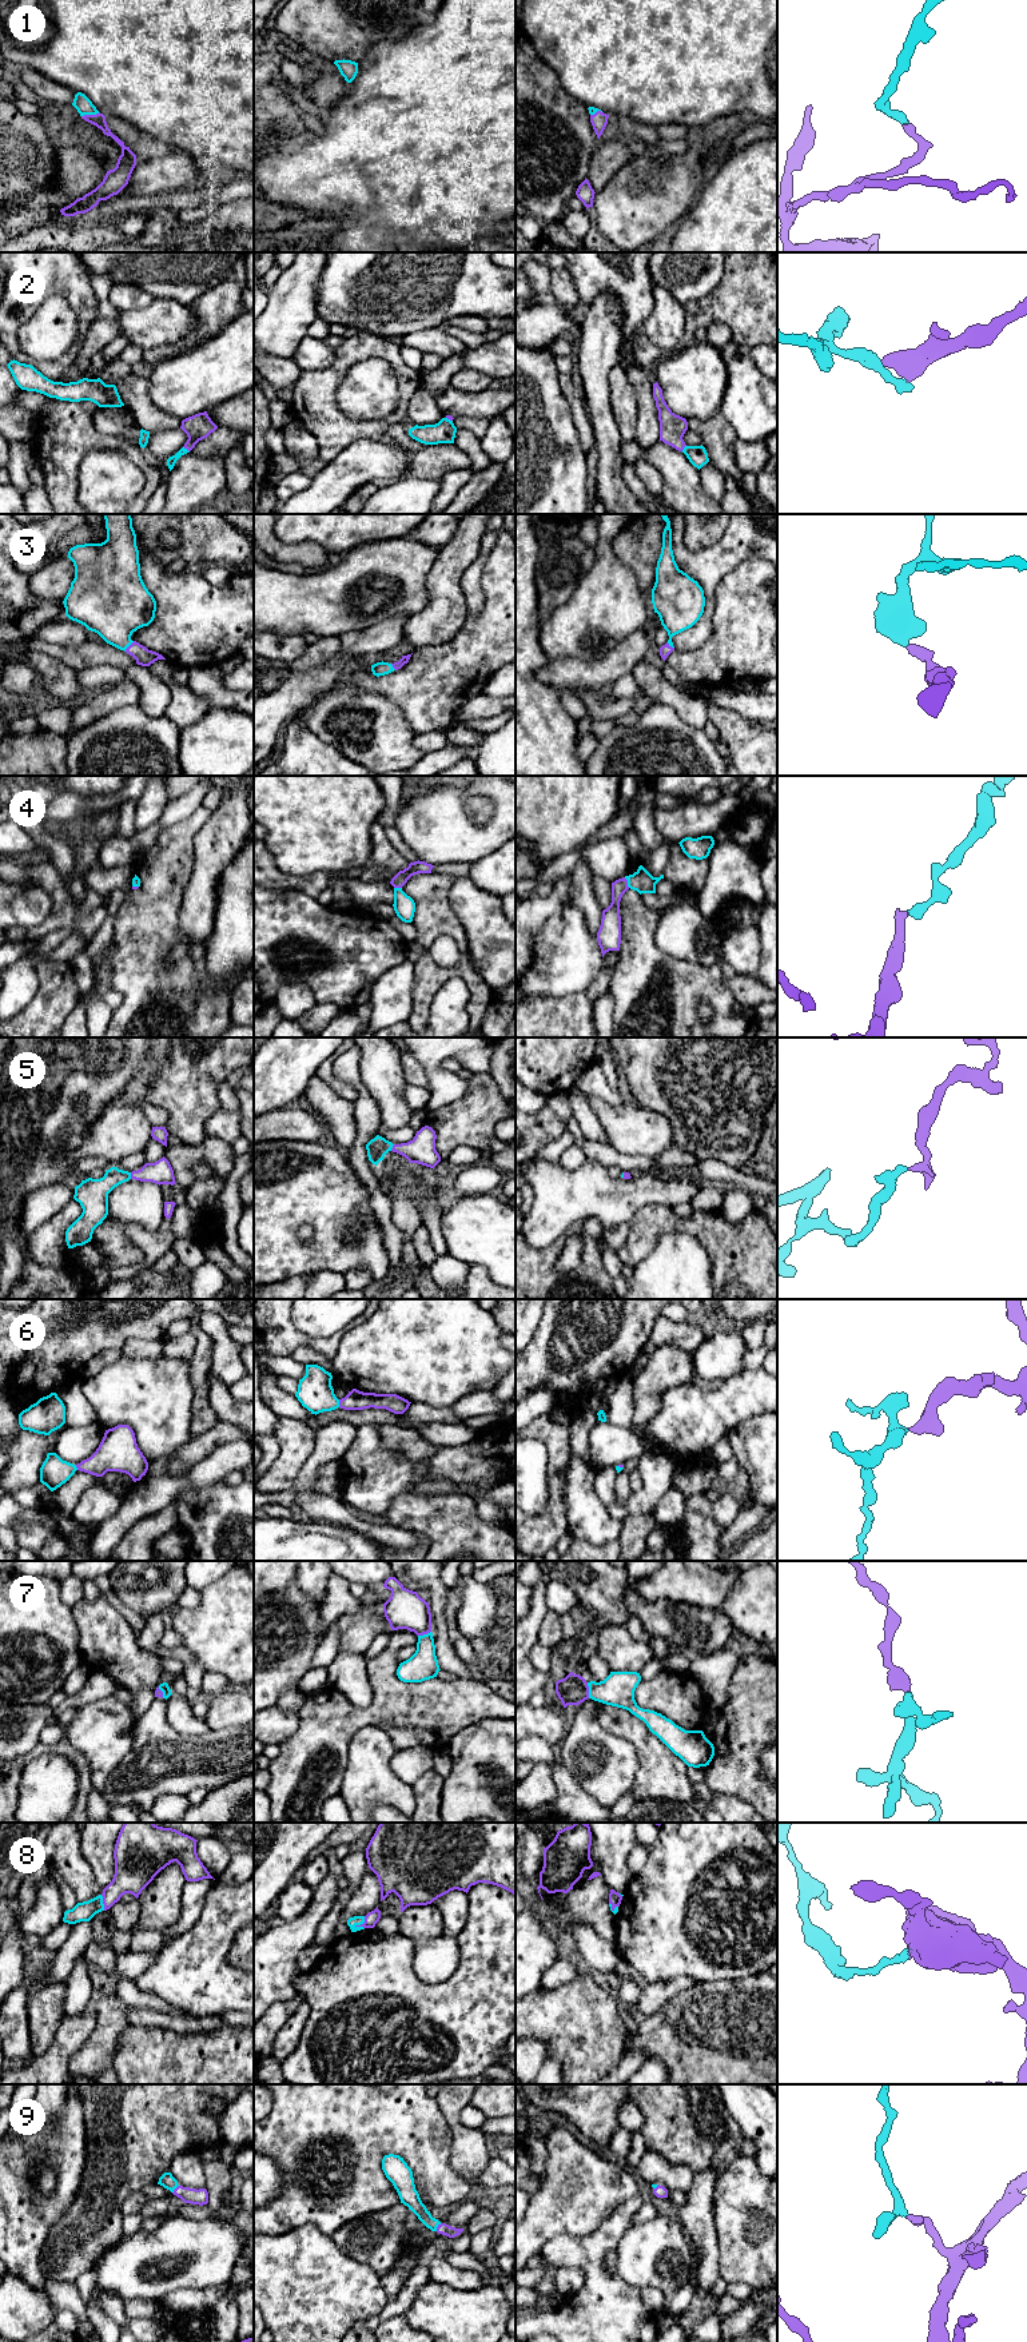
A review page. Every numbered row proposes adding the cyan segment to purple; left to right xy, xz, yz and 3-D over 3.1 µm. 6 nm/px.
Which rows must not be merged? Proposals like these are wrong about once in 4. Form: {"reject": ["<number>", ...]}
{"reject": []}

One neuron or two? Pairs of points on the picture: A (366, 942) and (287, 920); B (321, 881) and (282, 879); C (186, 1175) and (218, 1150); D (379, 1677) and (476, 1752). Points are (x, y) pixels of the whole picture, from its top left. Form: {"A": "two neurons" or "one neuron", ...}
{"A": "one neuron", "B": "one neuron", "C": "one neuron", "D": "two neurons"}

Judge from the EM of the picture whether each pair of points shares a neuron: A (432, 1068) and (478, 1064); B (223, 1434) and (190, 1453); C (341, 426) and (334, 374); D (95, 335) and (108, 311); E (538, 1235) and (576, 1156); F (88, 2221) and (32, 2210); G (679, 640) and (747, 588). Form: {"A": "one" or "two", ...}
{"A": "one", "B": "one", "C": "one", "D": "one", "E": "two", "F": "two", "G": "two"}

